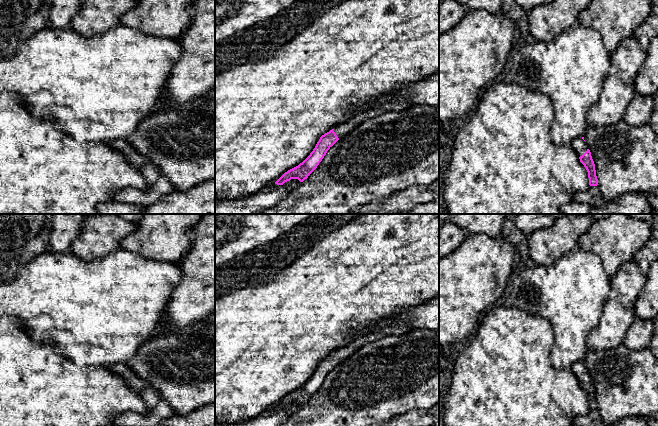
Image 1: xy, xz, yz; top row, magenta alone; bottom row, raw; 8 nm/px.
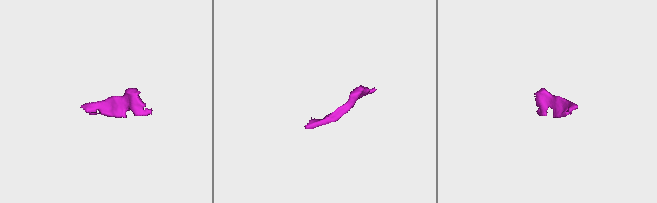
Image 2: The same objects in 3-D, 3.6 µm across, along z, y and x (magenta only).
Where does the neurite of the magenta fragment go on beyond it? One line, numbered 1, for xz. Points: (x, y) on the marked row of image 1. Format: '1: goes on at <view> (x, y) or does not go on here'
1: goes on at xz (343, 129)

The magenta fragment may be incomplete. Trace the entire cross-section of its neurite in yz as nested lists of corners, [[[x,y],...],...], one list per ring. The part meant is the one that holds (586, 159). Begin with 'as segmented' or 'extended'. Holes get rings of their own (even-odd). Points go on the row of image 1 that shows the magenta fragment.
extended; [[[584,137],[576,138],[572,144],[572,148],[579,156],[580,162],[584,165],[588,172],[589,185],[597,186],[598,179],[596,176],[595,164],[591,156],[591,152],[588,149],[588,145],[584,140]]]

